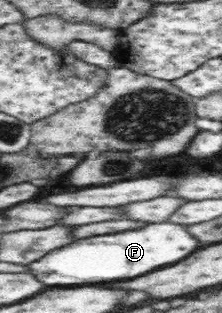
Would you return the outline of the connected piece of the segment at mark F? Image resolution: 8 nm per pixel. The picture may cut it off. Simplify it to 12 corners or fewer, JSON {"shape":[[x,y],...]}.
{"shape":[[153,223],[79,239],[35,263],[49,287],[93,285],[177,263],[199,243]]}

